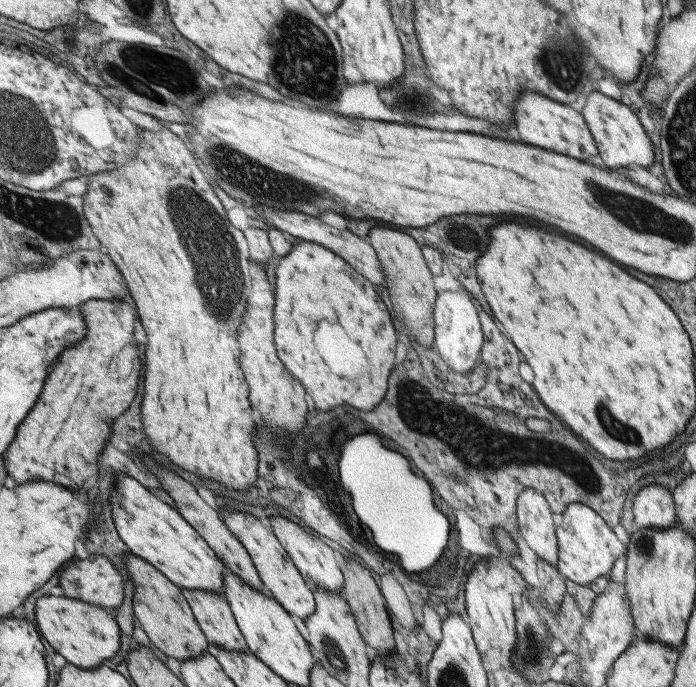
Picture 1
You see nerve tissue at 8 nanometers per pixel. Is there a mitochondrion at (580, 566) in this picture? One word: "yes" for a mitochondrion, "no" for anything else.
no

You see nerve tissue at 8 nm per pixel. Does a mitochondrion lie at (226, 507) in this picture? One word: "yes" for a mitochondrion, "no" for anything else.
no

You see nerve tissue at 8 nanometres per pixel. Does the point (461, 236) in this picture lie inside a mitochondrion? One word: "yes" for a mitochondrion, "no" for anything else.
yes

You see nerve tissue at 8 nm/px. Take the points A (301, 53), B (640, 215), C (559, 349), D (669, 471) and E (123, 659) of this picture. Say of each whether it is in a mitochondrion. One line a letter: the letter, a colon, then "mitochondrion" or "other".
A: mitochondrion
B: mitochondrion
C: other
D: other
E: other

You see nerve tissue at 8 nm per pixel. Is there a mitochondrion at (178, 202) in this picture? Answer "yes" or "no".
yes

